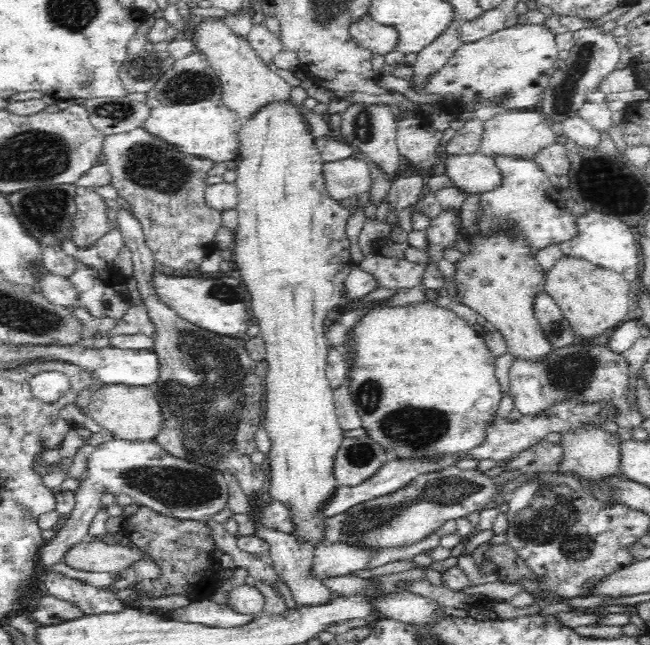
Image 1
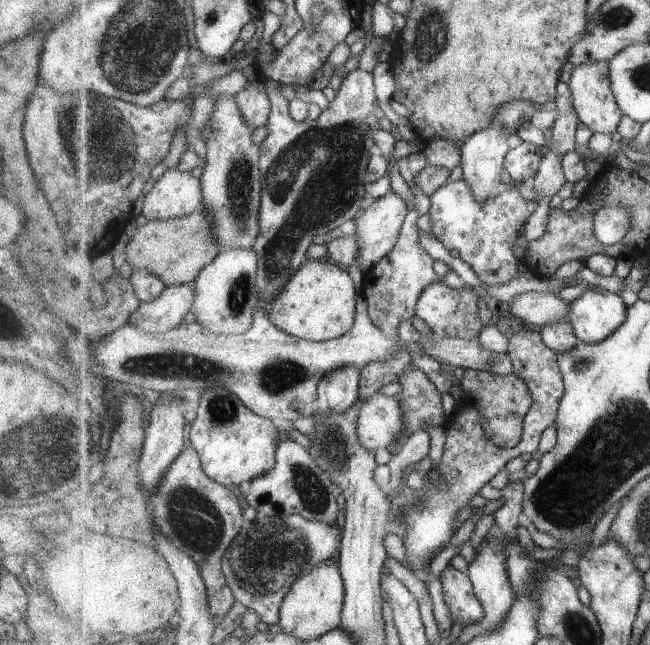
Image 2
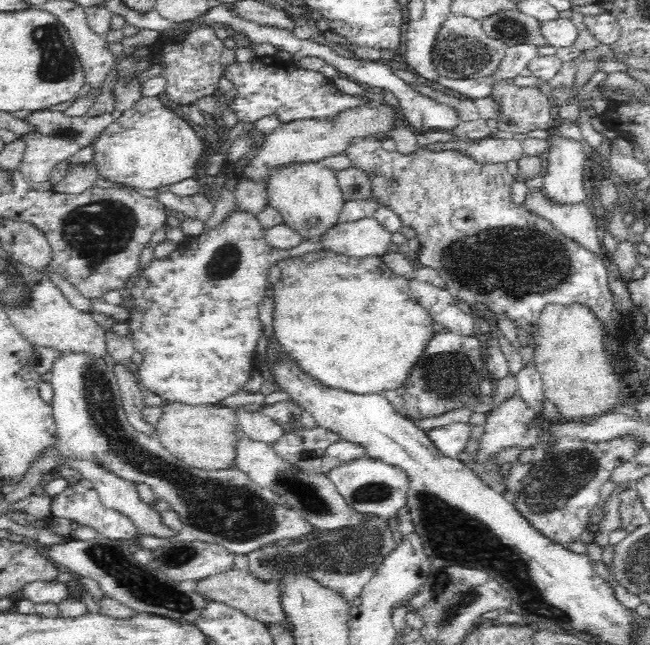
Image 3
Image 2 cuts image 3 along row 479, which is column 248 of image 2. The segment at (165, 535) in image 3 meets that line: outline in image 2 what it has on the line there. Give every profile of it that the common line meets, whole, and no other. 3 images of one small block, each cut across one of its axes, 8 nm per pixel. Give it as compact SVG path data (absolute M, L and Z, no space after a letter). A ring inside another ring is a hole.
M248 86L237 94L237 98L244 119L253 129L269 123L272 103L266 91Z

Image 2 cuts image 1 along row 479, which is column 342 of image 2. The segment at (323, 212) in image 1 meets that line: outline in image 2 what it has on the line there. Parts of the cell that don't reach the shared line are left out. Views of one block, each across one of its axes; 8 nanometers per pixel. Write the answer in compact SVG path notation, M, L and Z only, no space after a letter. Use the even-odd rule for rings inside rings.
M330 259L309 261L300 269L300 272L283 288L283 292L273 300L268 315L277 328L293 336L308 341L328 341L345 336L354 327L358 306L358 297L361 291L355 288L353 278L349 276L347 268L338 266Z

